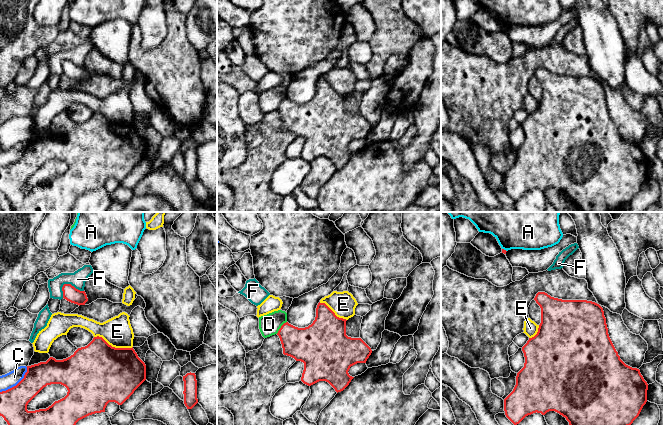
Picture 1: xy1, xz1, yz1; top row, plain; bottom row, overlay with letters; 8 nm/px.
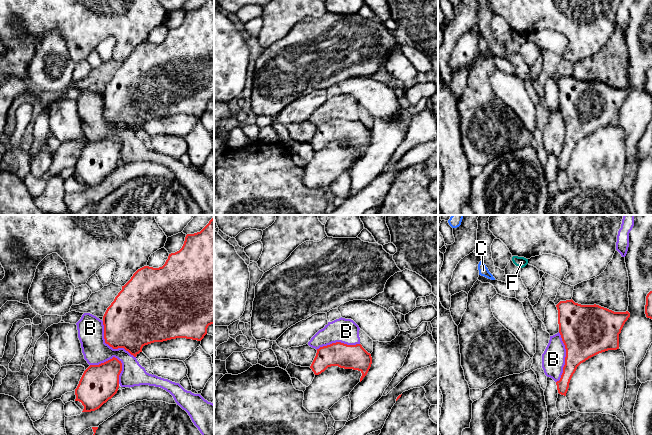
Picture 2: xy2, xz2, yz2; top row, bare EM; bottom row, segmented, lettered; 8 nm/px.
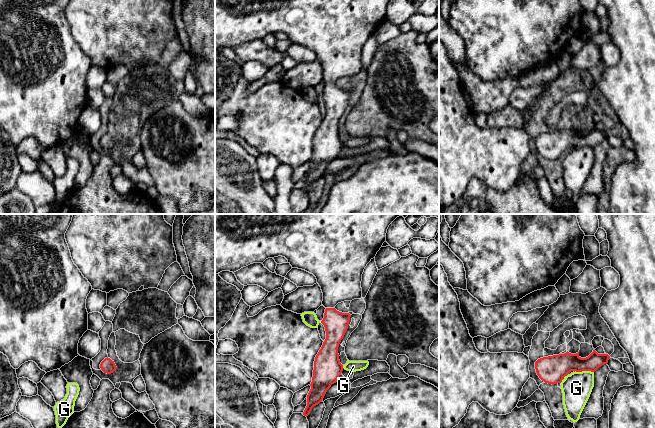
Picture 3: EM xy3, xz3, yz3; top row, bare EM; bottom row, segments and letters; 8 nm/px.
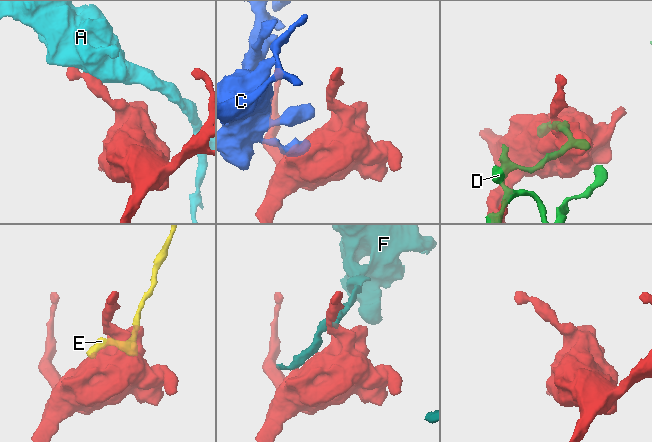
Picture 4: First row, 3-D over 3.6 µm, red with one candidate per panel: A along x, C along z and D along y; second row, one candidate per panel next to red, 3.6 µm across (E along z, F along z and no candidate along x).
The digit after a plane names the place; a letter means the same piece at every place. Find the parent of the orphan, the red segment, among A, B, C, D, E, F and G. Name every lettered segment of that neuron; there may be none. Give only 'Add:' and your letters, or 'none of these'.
Add: none of these

